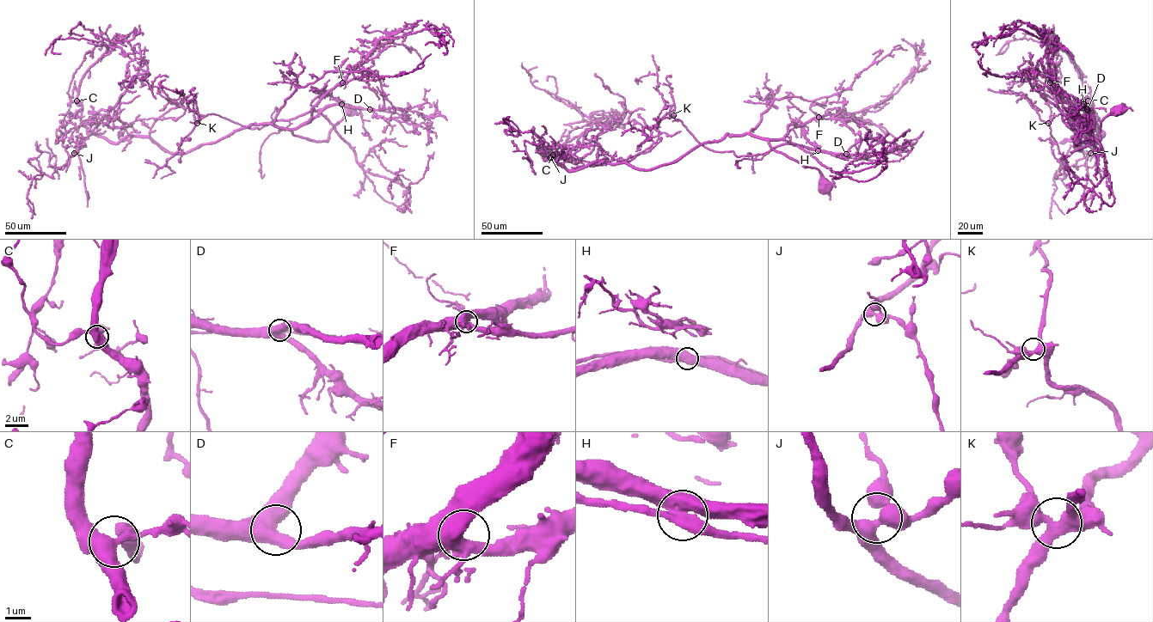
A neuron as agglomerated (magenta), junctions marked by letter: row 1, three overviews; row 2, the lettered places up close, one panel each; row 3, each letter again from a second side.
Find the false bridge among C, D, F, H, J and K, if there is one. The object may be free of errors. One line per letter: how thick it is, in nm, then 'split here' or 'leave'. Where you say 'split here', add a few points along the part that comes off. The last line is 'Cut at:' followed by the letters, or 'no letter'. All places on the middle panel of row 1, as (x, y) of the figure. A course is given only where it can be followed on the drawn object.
C: calibre 440 nm; leave
D: calibre 550 nm; leave
F: calibre 500 nm; leave
H: calibre 550 nm; split here; course (818, 150), (782, 143), (738, 156), (709, 149), (675, 118), (657, 75), (641, 82)
J: calibre 440 nm; leave
K: calibre 440 nm; leave
Cut at: H

